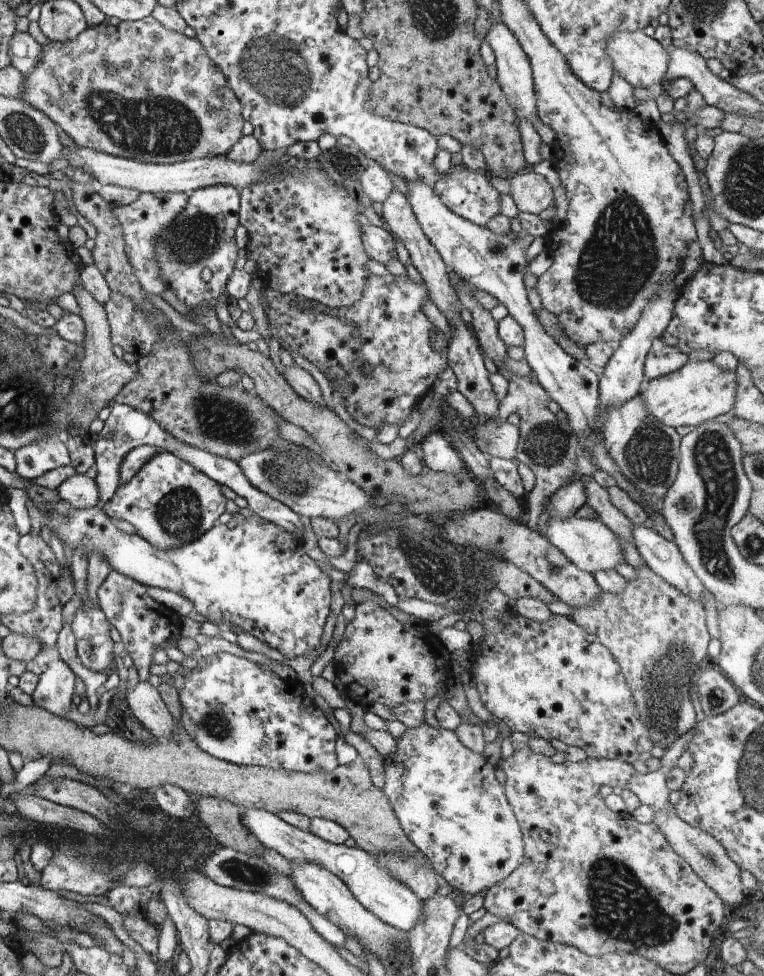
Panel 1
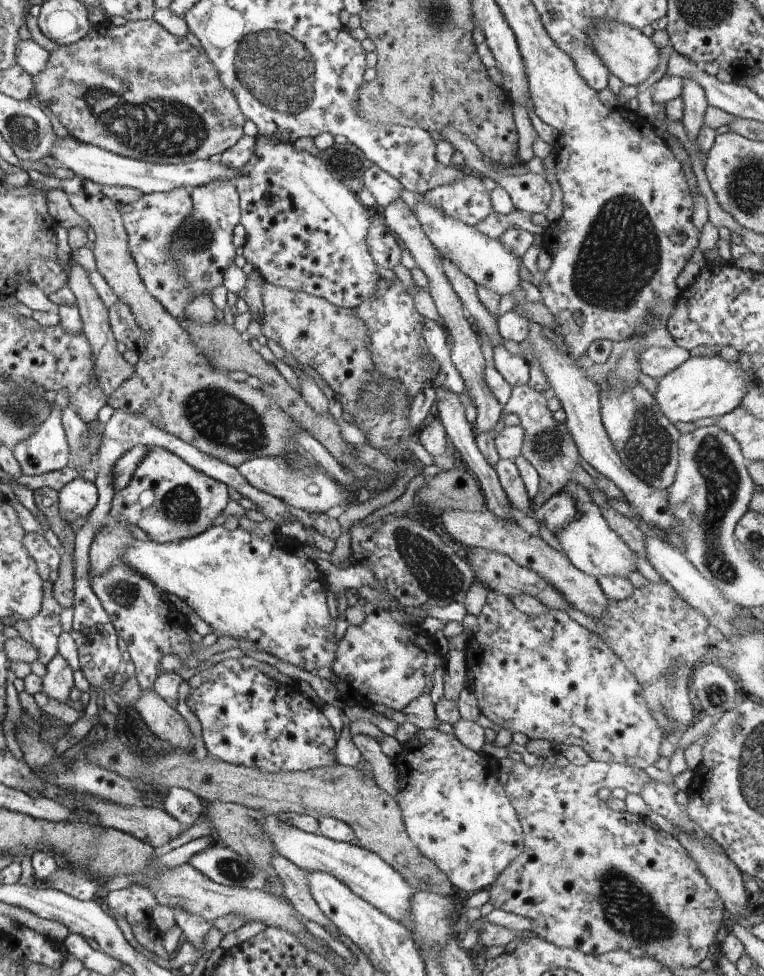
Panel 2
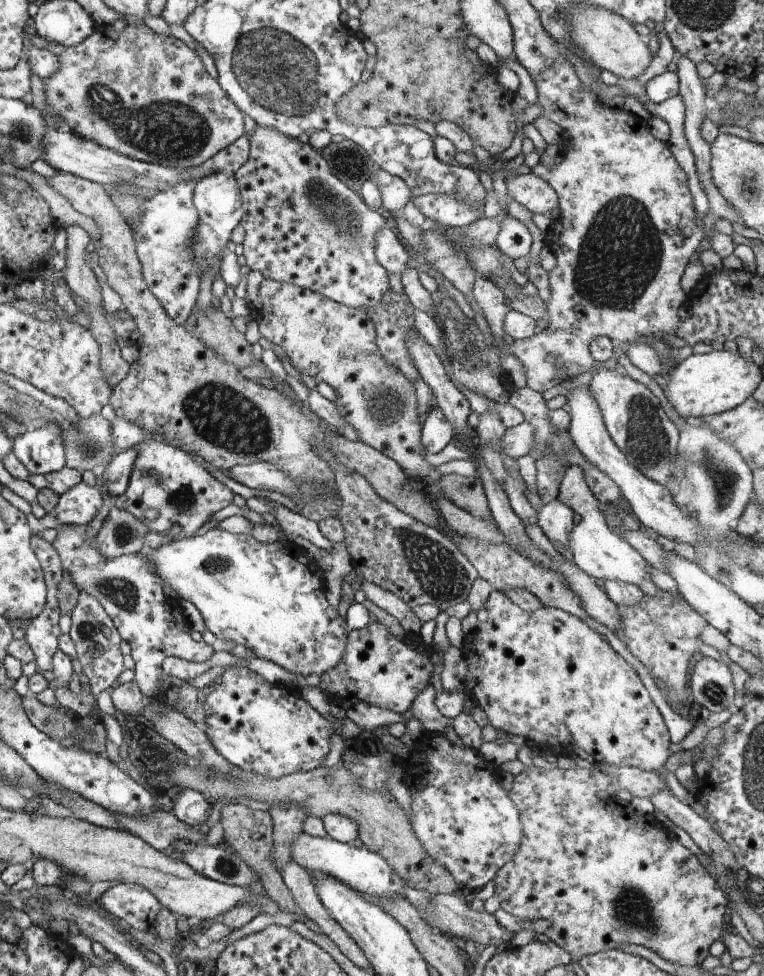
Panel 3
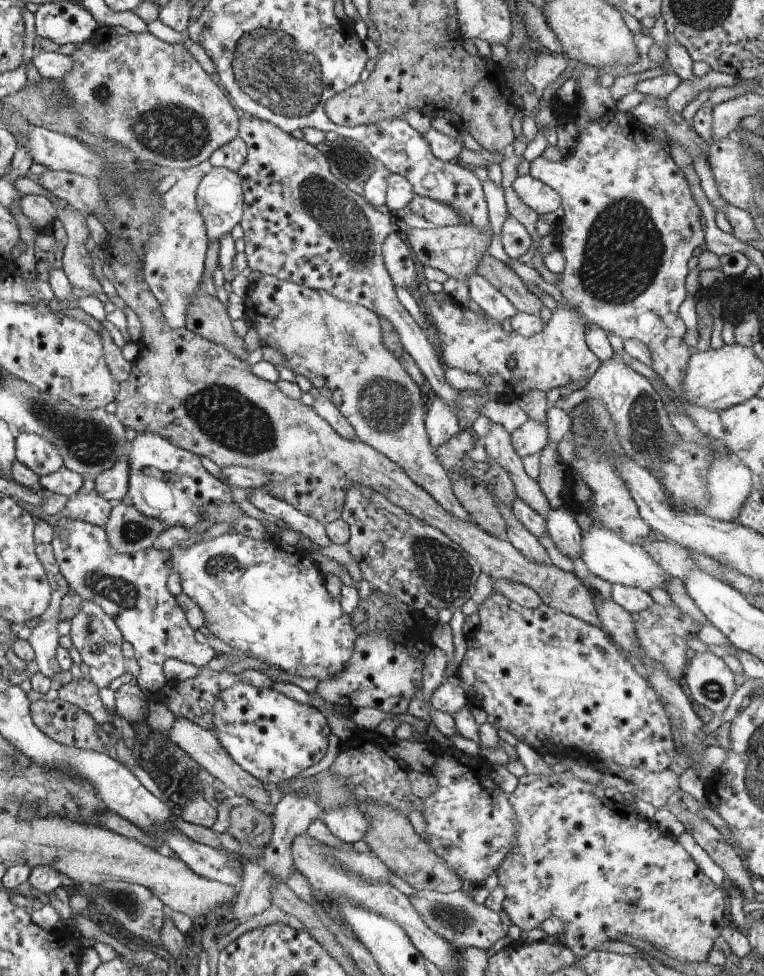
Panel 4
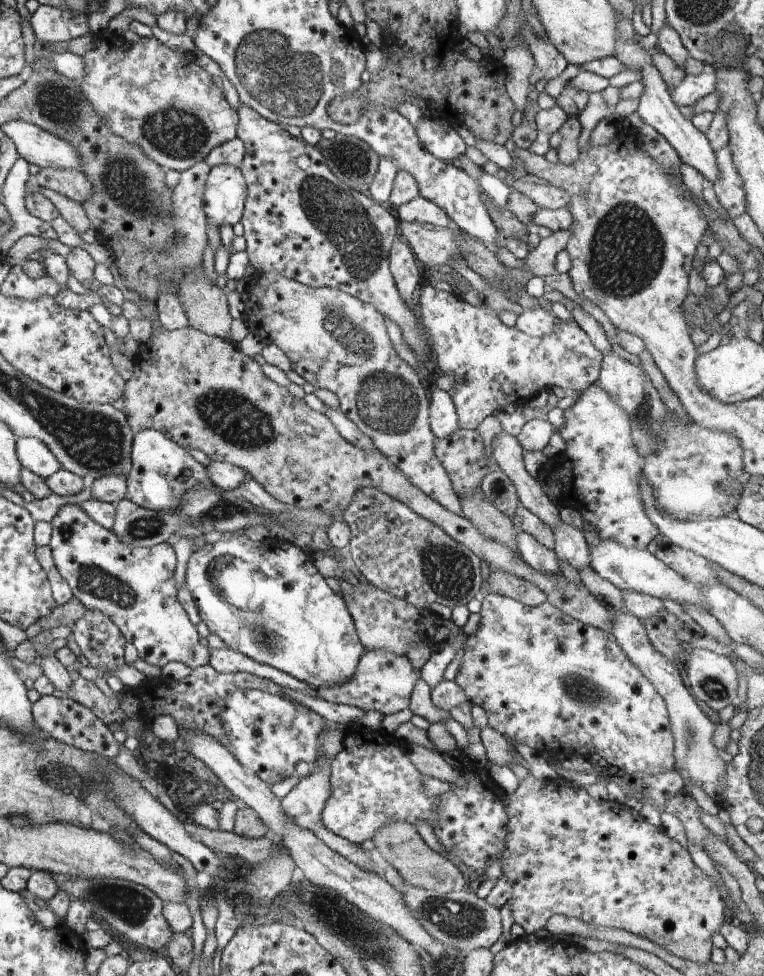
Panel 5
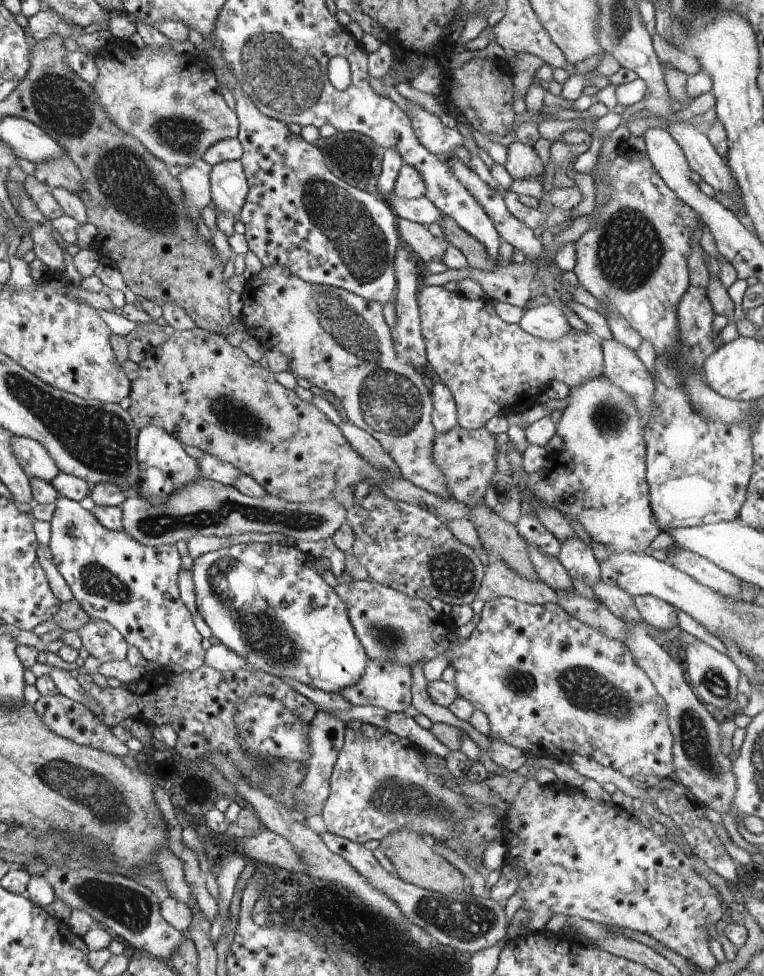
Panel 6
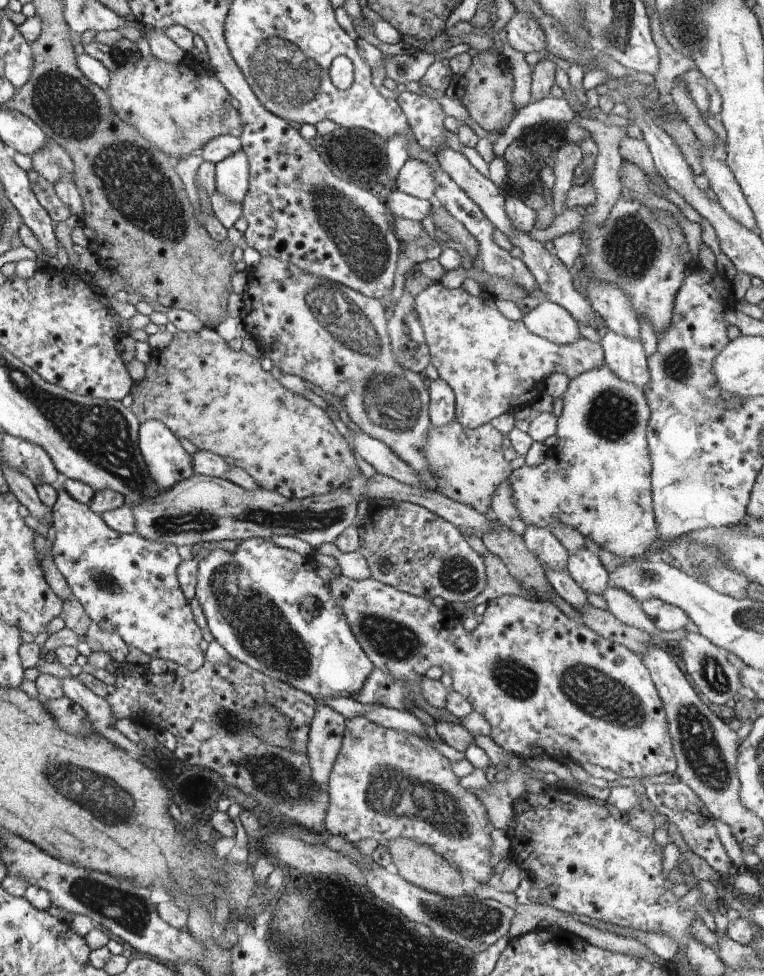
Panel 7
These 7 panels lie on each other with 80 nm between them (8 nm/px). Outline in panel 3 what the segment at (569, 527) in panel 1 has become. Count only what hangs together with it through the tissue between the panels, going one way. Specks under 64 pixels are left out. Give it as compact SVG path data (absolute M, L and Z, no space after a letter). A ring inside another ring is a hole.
M569 465L565 469L565 476L560 485L558 496L560 502L572 508L582 517L581 521L572 528L570 538L568 538L568 549L573 554L574 563L576 563L577 568L594 579L618 580L626 582L626 584L636 584L639 587L642 582L651 580L650 572L648 572L650 565L630 546L630 542L610 529L602 510L599 508L598 500L586 483L583 472L580 467Z

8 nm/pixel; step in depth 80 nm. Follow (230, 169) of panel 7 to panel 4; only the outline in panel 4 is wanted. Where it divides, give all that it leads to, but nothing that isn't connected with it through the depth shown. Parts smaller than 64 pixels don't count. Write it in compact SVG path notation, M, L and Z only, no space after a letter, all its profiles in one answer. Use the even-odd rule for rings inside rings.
M214 167L212 172L206 174L196 190L196 204L200 216L204 220L208 246L215 240L222 240L227 234L239 225L243 218L243 201L240 176L232 170Z

